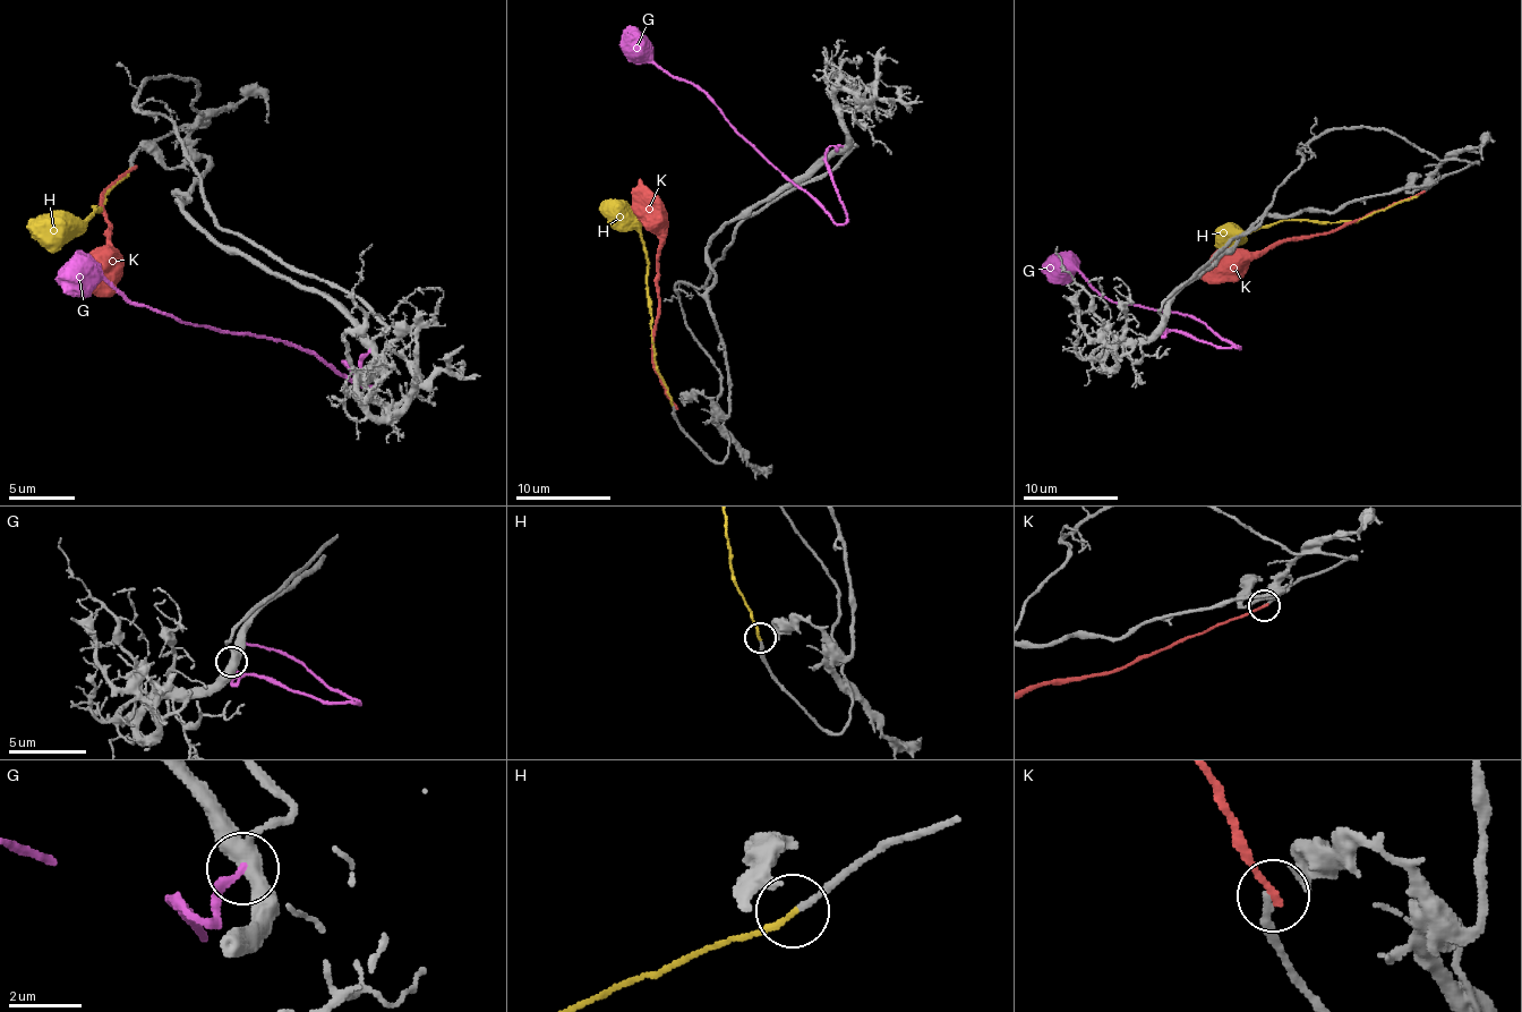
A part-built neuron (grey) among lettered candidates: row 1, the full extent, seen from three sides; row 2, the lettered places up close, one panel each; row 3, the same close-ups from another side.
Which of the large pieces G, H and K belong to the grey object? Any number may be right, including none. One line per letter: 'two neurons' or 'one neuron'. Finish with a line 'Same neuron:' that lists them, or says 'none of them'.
G: two neurons
H: one neuron
K: two neurons
Same neuron: H

